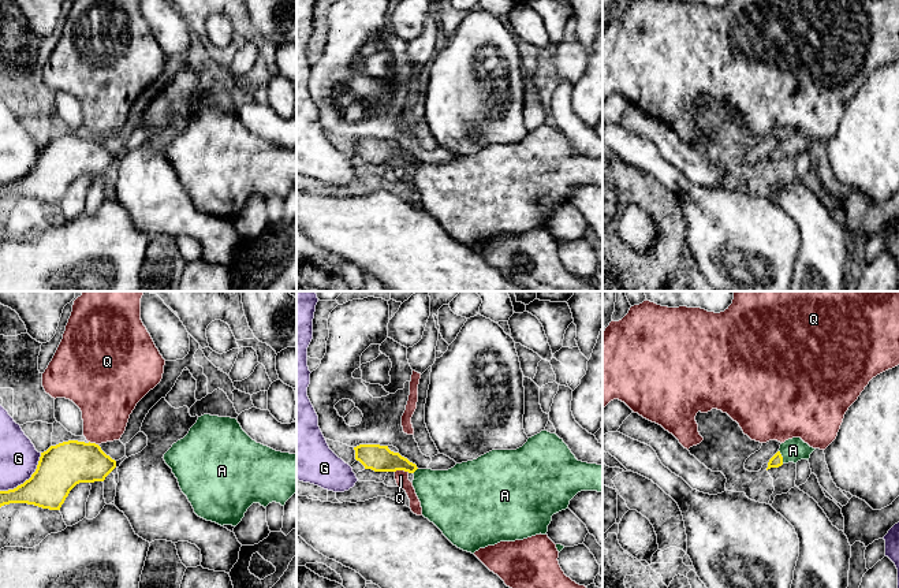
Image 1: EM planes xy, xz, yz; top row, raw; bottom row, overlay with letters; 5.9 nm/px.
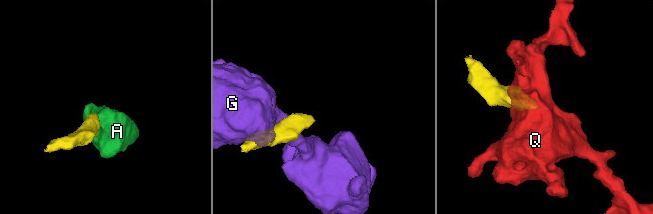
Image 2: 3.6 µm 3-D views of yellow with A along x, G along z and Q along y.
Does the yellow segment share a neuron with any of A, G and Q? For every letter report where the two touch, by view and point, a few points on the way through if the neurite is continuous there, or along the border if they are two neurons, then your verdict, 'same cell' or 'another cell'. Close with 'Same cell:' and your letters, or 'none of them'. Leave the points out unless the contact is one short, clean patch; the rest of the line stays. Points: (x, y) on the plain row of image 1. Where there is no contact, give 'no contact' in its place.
A: contact yz (782, 151); way yz (776, 155), (782, 151), (793, 144); same cell
G: contact xy (26, 174); another cell
Q: contact xz (402, 163); border xz (395, 164), (409, 166); another cell
Same cell: A

